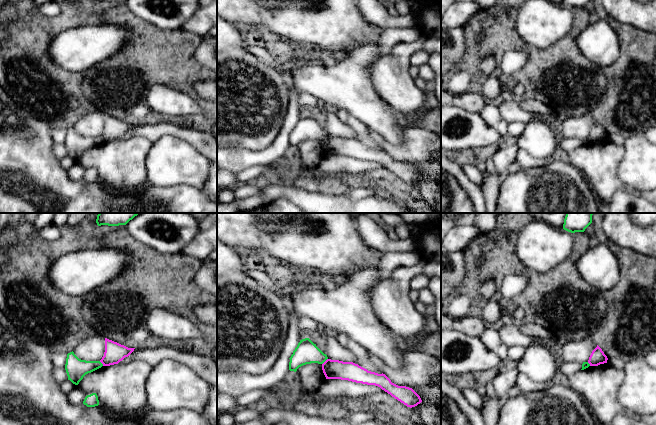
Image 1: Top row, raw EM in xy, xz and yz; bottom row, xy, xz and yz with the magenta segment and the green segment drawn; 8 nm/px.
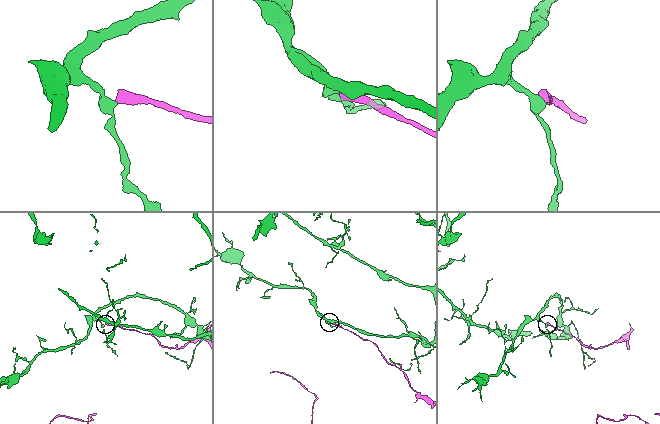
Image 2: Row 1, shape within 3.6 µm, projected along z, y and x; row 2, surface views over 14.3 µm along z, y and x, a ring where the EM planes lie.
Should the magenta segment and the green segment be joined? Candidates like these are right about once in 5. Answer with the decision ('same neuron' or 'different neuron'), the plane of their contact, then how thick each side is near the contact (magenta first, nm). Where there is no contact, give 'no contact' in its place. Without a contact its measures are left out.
different neuron; meets magenta in xz; 160 nm thick on the magenta side, 190 nm on the other

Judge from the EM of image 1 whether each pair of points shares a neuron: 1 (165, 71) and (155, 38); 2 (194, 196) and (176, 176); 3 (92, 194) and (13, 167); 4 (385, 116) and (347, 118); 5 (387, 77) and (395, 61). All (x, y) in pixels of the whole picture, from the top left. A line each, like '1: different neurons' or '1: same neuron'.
1: same neuron
2: different neurons
3: same neuron
4: different neurons
5: same neuron

